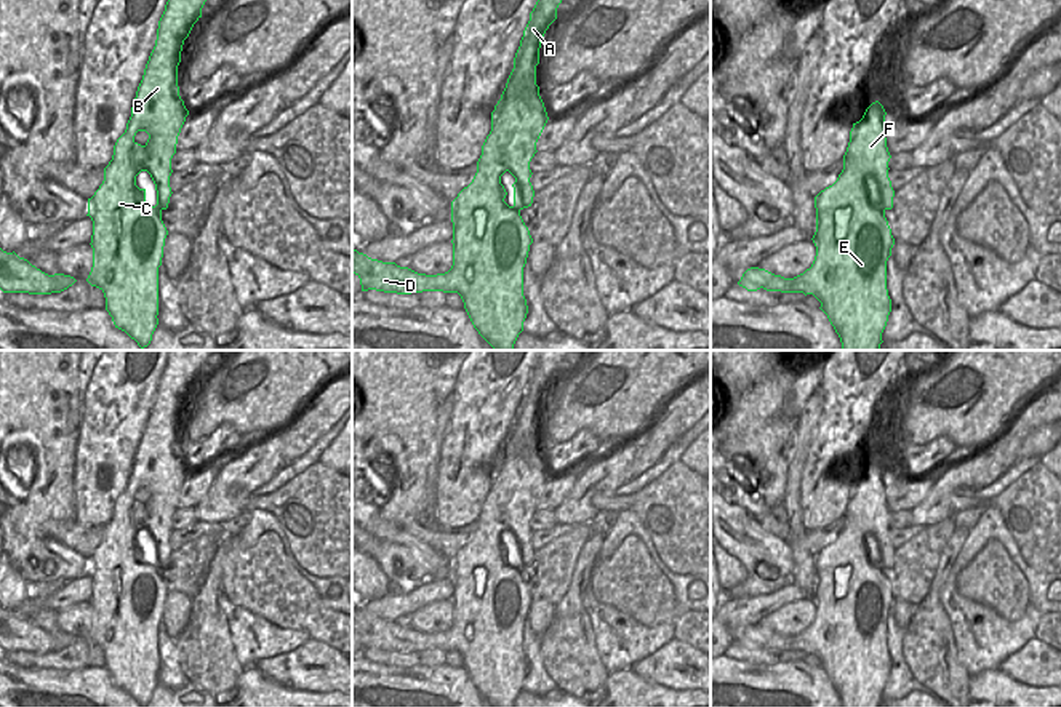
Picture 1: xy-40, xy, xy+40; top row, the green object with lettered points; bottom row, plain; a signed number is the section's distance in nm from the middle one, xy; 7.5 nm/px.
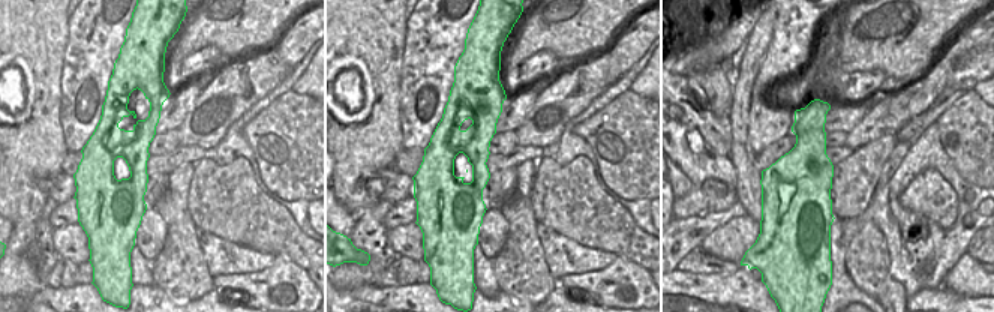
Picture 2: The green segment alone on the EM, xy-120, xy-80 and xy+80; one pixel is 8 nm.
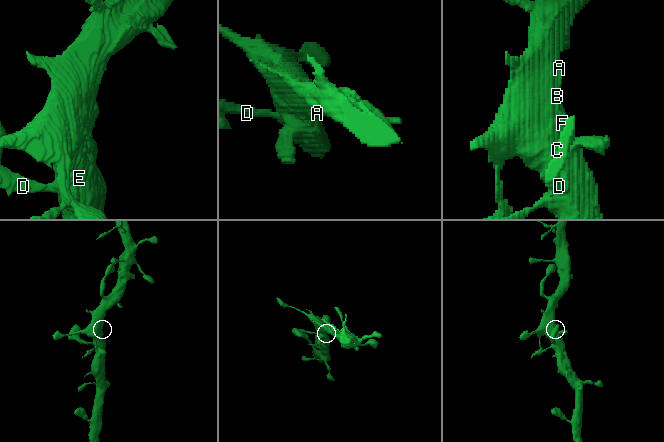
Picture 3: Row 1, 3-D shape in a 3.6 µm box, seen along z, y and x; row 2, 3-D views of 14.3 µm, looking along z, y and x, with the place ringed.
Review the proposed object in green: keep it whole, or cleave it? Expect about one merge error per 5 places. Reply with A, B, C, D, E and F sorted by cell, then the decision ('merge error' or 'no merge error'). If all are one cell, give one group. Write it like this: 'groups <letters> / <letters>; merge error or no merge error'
groups A B C D E F; no merge error

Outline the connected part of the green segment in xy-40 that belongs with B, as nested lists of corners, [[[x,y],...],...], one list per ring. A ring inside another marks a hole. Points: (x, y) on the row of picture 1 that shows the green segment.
[[[168,0],[158,21],[155,46],[149,56],[142,80],[131,107],[125,133],[114,146],[114,155],[104,168],[104,181],[91,198],[88,214],[93,221],[93,267],[86,278],[106,298],[106,310],[115,328],[125,331],[141,349],[147,347],[158,325],[158,267],[168,230],[162,211],[168,208],[171,187],[171,158],[178,136],[189,115],[179,96],[178,66],[184,40],[202,18],[206,0]],[[147,171],[155,184],[157,205],[146,205],[146,189],[136,186],[136,176]]]

